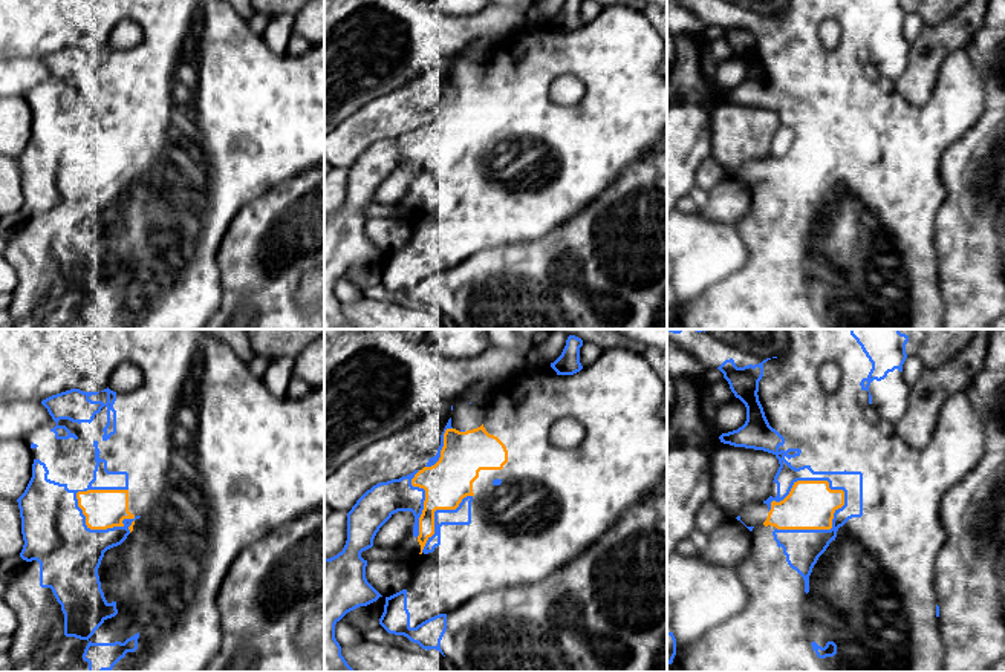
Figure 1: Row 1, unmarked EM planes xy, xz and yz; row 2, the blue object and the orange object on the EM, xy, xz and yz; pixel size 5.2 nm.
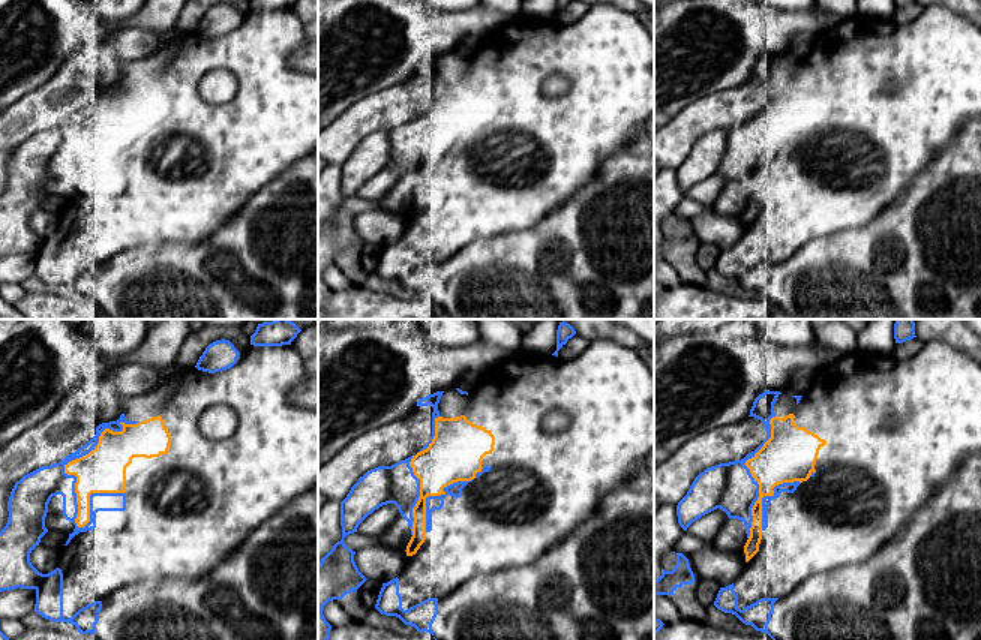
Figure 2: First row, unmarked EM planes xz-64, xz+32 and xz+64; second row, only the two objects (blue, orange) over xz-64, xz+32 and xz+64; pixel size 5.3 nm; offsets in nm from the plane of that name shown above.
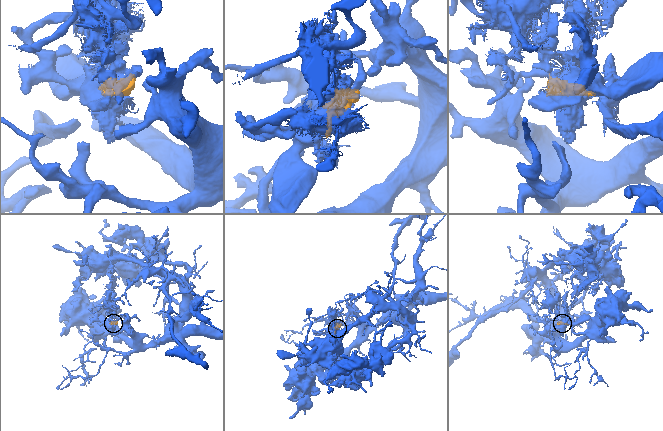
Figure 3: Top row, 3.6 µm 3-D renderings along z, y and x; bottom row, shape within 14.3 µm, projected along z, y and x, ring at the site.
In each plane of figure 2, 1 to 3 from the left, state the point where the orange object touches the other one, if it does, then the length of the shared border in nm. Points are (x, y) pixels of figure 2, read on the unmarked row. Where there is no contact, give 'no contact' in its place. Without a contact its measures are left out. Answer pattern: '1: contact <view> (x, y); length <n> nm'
1: contact xz-64 (72, 123); length 650 nm
2: contact xz+32 (434, 161); length 380 nm
3: contact xz+64 (752, 141); length 650 nm

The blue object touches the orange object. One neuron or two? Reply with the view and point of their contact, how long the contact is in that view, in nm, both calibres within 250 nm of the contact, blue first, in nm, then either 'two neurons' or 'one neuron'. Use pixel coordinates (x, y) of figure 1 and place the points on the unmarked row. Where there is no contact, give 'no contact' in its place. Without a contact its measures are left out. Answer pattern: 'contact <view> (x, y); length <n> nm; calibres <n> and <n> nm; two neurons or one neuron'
contact yz (803, 137); length 420 nm; calibres 120 and 260 nm; two neurons

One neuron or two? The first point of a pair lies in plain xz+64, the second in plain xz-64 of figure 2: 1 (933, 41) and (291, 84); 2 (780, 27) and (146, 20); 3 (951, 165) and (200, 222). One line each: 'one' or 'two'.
1: one
2: one
3: two

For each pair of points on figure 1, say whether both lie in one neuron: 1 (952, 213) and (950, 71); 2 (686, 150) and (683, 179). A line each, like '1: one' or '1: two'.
1: two
2: one

